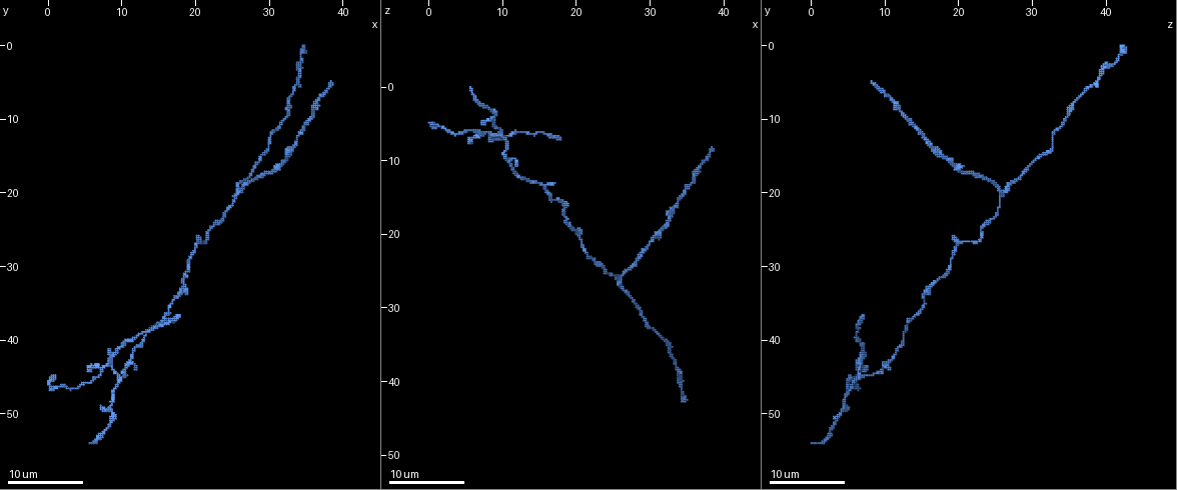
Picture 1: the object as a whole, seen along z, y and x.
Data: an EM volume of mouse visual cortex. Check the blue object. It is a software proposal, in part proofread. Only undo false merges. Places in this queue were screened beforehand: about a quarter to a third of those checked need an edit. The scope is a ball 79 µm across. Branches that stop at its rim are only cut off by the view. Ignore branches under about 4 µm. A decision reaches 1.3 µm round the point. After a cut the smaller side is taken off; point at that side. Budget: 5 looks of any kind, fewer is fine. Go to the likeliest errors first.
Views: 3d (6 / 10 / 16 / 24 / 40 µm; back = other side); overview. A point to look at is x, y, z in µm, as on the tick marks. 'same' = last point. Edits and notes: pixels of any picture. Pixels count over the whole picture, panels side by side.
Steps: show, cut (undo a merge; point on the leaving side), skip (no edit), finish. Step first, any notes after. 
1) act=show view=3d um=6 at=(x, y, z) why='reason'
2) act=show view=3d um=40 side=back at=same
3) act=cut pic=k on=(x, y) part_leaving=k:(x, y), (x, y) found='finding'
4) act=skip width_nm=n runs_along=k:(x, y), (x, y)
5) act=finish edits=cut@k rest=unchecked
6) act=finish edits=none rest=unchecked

act=show view=3d um=10 at=(8.5, 43.0, 6.5) why='three arms meet'

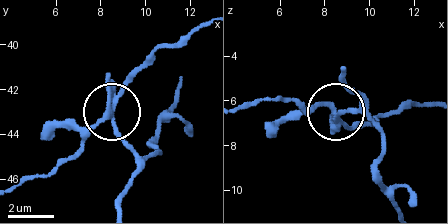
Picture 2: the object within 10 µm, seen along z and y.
act=cut pic=2 on=(135, 70) part_leaving=2:(110, 96), (108, 112), (76, 152), (47, 173), (19, 182) found='two cells meet here'

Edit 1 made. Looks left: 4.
act=show view=overview

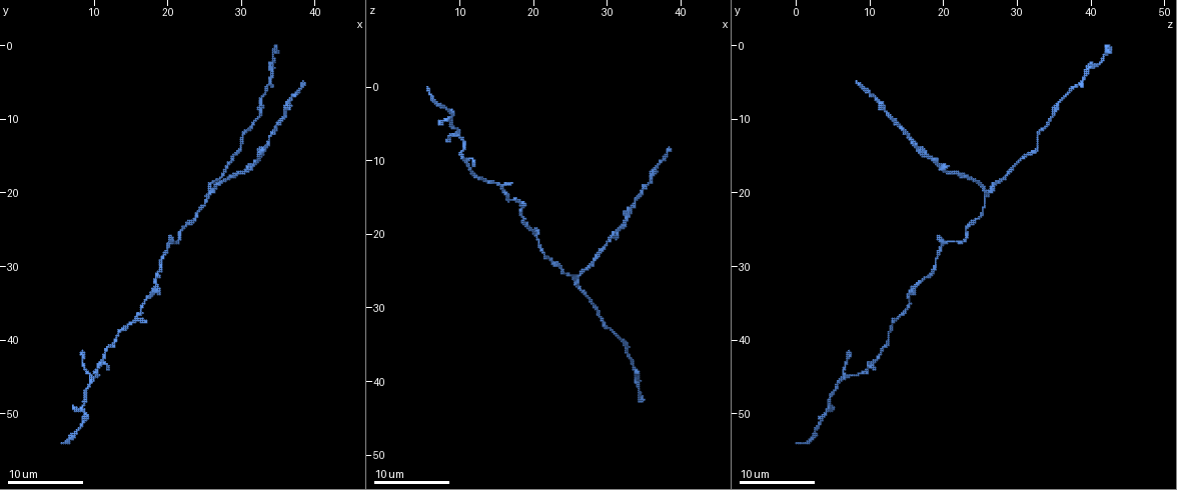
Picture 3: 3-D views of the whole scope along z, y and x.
act=show view=3d um=16 at=(26.0, 20.0, 26.0) why='arms part here'

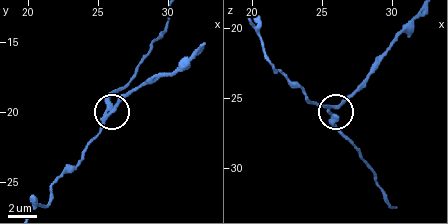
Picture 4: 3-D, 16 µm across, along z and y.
act=cut pic=4 on=(119, 103) arms=3 part_leaving=4:(104, 117), (135, 88), (172, 74), (198, 48) found='two cells meet here'

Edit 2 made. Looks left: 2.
act=show view=3d um=10 at=(8.5, 49.0, 4.5) why='three arms meet'

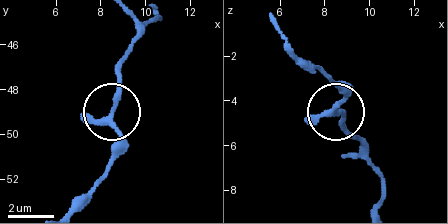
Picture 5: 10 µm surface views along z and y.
act=show view=3d um=10 side=back at=(8.3, 49.3, 4.5)

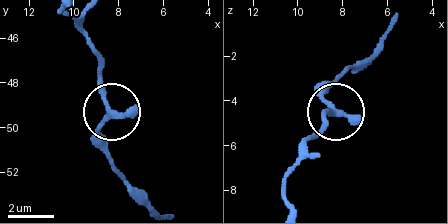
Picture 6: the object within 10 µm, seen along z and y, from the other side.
act=skip width_nm=220 found='all the same cell'

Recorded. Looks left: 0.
act=finish edits=cut@2,cut@4 rest=unchecked

